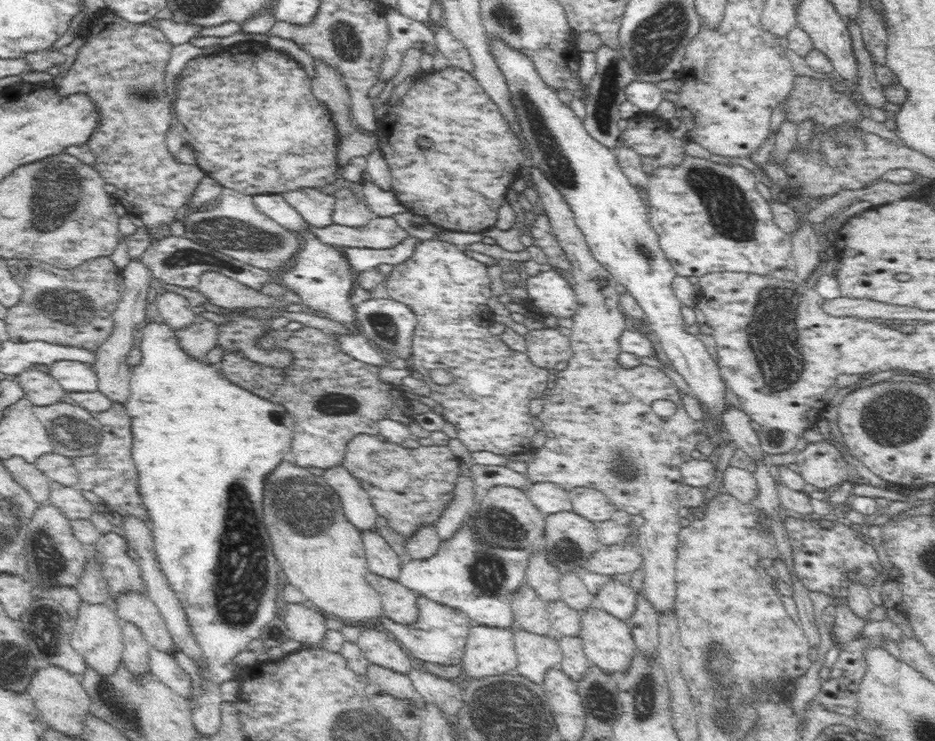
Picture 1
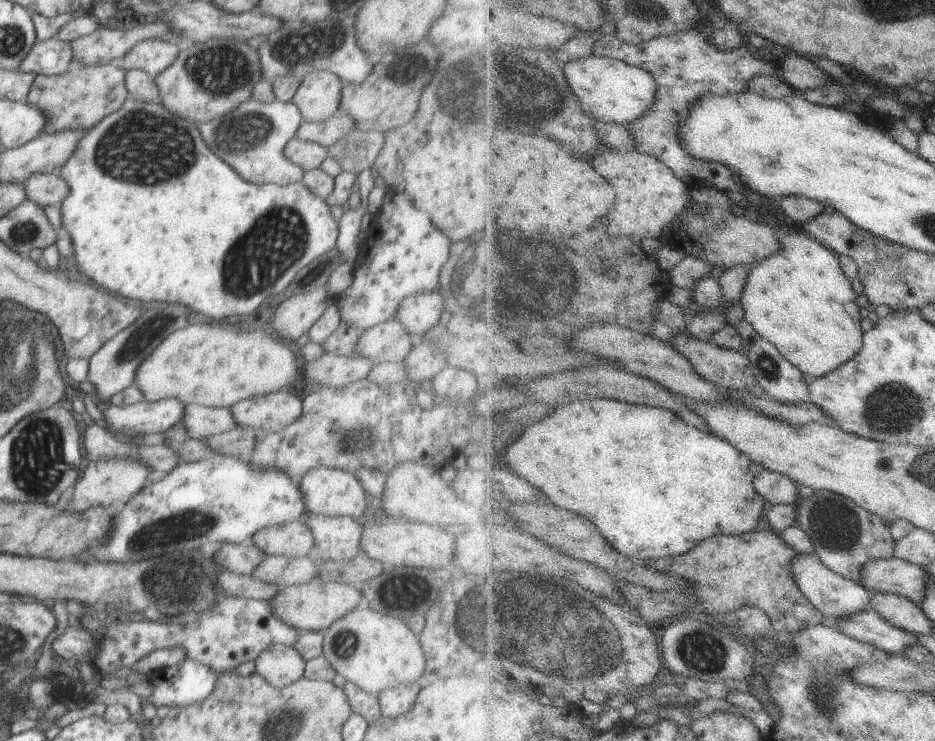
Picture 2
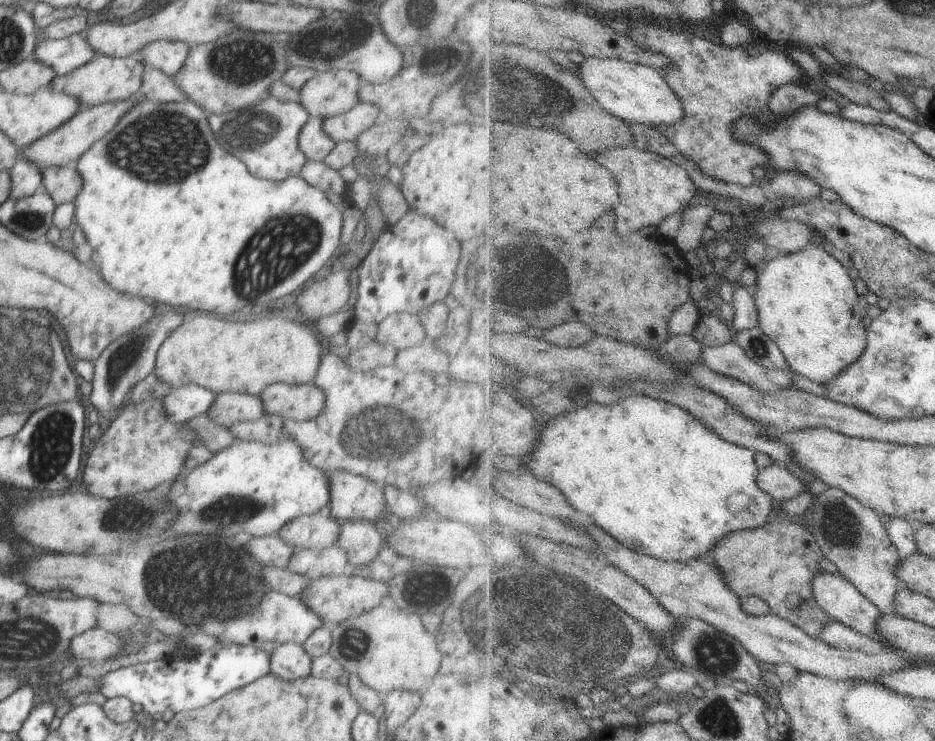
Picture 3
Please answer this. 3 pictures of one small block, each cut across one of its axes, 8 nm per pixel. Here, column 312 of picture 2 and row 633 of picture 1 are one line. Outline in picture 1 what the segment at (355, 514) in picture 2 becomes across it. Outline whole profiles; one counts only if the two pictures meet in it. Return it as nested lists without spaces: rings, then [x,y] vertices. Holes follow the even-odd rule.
[[[474,624],[469,630],[461,660],[467,682],[488,676],[515,673],[517,657],[513,633],[515,628]]]

